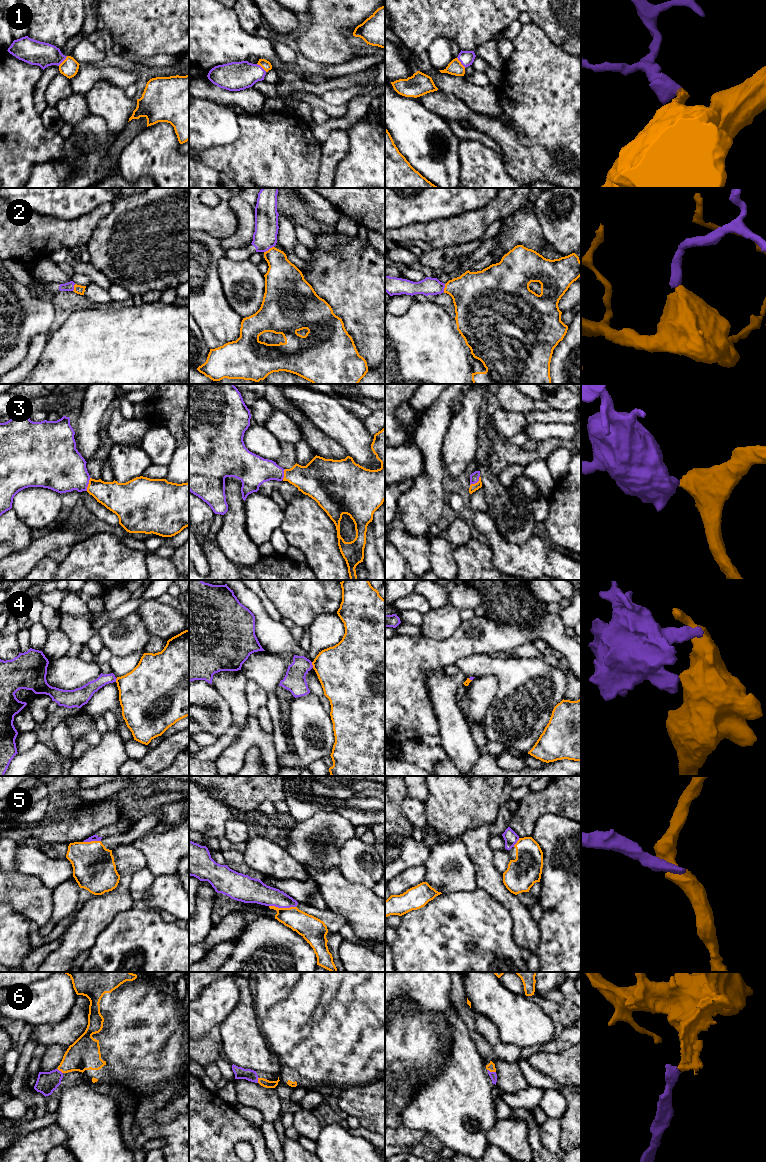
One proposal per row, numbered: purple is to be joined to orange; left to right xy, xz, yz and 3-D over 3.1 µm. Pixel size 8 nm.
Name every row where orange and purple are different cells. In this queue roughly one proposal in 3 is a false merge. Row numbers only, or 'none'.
4

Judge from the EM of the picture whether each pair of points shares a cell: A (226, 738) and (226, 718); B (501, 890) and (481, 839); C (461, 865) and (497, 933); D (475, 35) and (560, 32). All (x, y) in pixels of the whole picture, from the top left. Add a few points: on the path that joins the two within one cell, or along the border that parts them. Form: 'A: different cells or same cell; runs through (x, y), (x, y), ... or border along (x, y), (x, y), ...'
A: different cells; border along (233, 721), (218, 738)
B: same cell; runs through (488, 877), (481, 852)
C: different cells; border along (477, 888), (472, 891), (453, 891), (451, 893)
D: same cell; runs through (496, 14), (500, 10), (539, 11)

